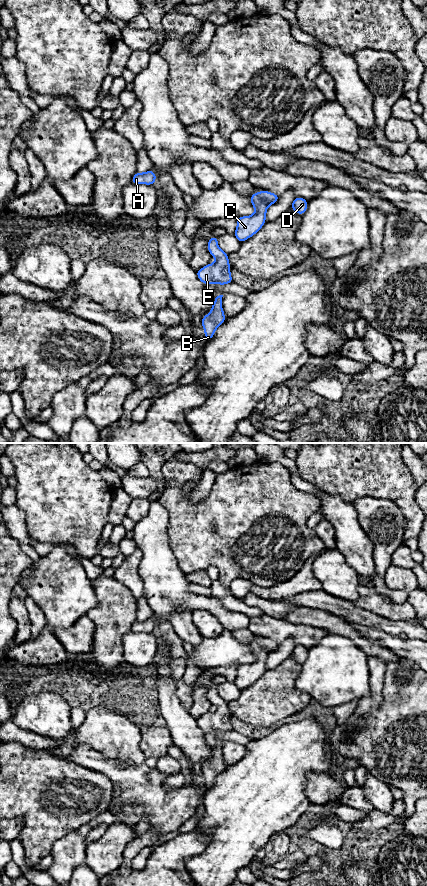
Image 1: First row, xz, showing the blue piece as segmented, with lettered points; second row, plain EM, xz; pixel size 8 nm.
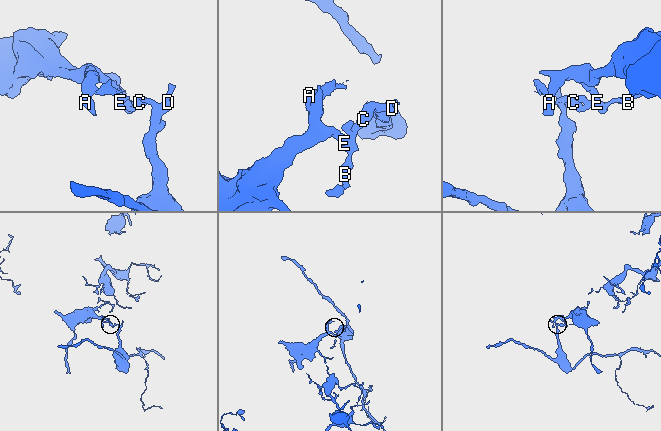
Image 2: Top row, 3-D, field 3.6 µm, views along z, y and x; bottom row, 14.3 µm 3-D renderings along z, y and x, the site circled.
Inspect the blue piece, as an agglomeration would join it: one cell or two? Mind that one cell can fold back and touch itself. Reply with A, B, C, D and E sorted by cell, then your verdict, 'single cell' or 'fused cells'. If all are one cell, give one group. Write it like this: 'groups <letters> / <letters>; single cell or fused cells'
groups A B C E / D; fused cells

